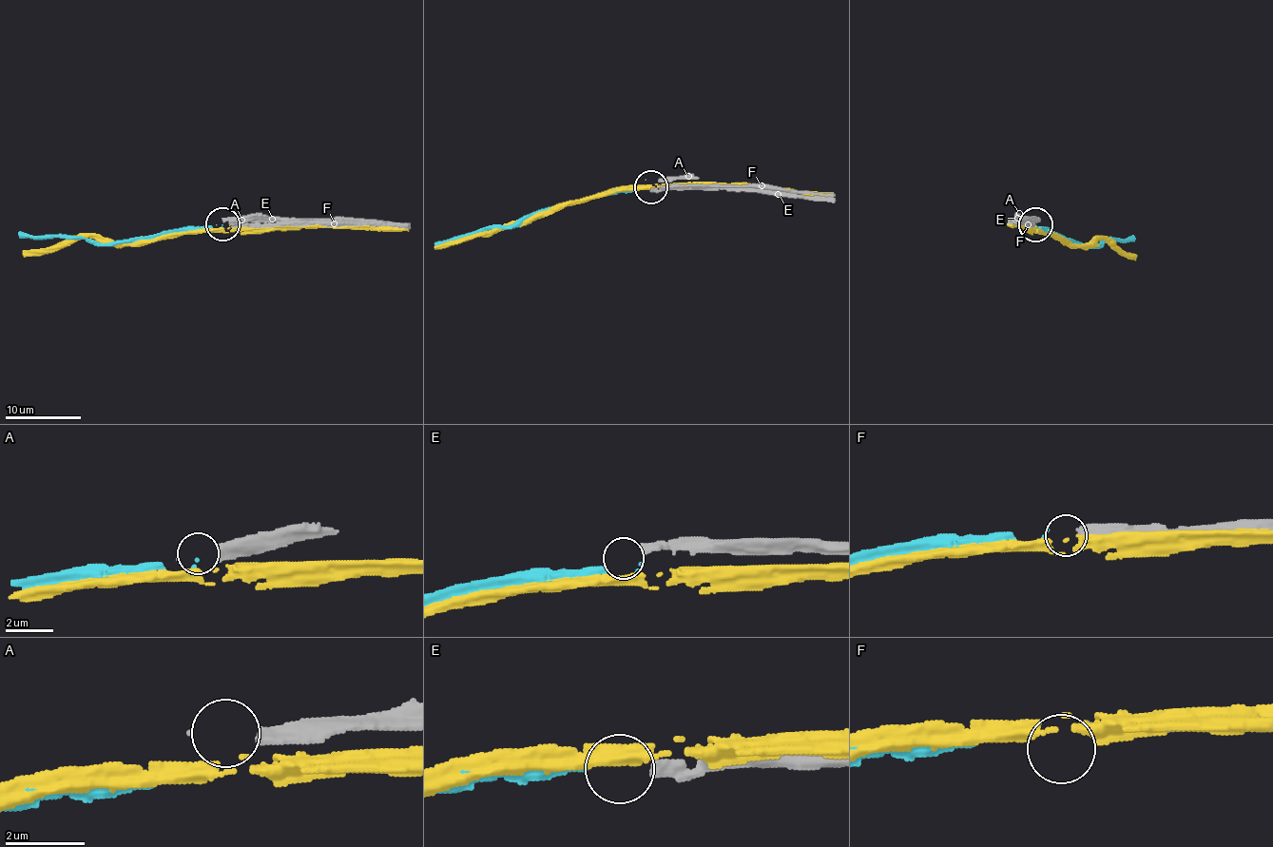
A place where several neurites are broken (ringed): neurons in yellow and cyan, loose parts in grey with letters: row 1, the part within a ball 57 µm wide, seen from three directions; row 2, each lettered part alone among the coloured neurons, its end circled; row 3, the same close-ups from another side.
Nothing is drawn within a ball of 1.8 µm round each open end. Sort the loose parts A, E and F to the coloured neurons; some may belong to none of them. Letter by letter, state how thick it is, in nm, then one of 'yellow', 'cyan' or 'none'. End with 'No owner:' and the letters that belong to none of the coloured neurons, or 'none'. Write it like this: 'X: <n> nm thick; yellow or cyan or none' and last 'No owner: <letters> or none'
A: 440 nm thick; none
E: 360 nm thick; none
F: 360 nm thick; cyan
No owner: A, E

